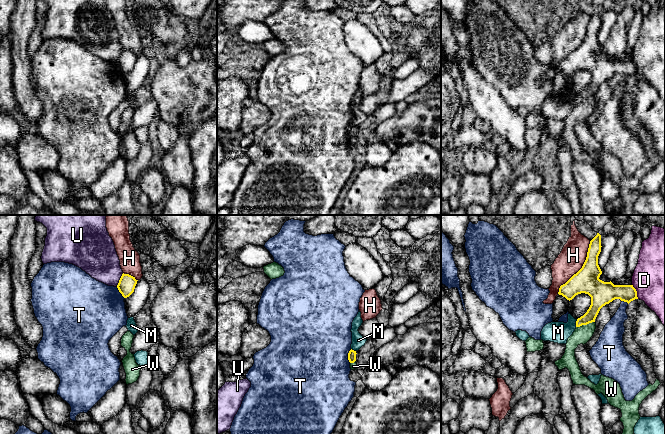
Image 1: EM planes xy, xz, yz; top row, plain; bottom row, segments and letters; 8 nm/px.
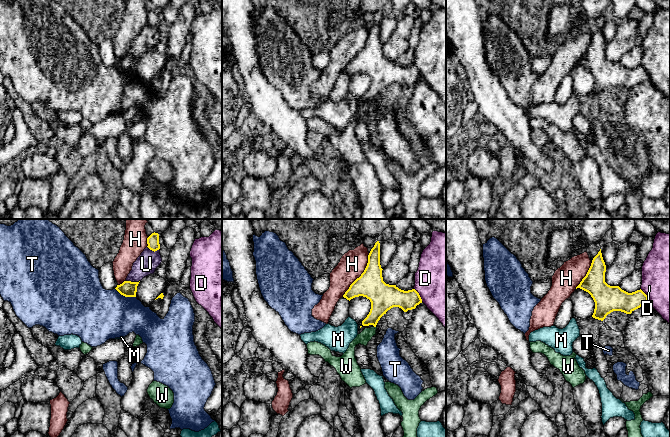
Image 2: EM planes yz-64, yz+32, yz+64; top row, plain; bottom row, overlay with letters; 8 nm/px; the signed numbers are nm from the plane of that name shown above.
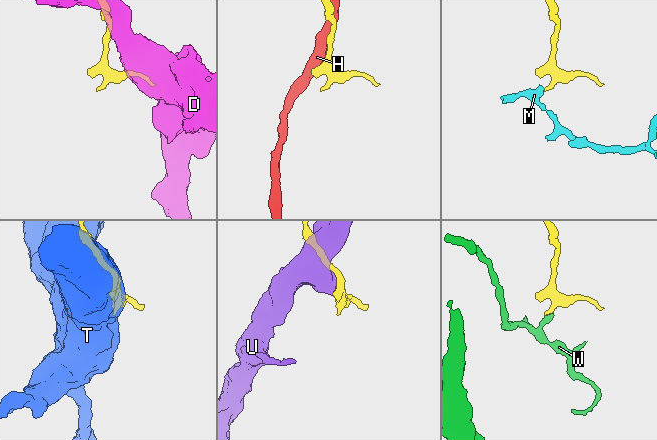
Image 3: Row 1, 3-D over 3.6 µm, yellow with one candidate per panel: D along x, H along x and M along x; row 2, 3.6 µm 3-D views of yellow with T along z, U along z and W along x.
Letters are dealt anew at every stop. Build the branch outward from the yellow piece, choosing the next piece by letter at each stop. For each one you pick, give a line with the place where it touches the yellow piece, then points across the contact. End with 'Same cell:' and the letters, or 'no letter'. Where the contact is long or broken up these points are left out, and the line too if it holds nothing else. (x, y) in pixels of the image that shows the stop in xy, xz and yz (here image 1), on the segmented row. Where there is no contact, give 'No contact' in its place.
W: Touches yellow at yz (585, 324). Path across: yz (600, 297), (585, 324), (585, 329), (581, 335)
Same cell: W

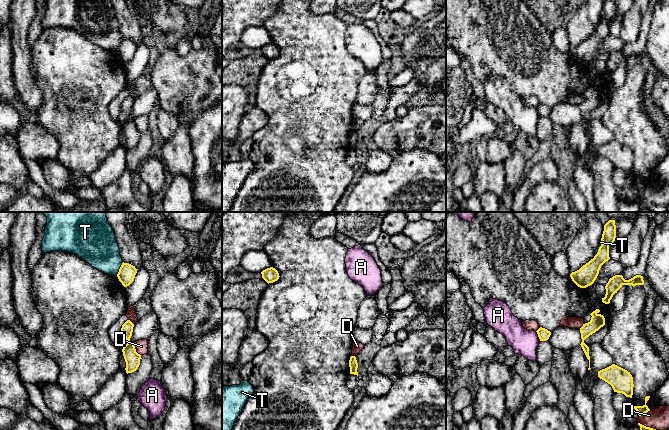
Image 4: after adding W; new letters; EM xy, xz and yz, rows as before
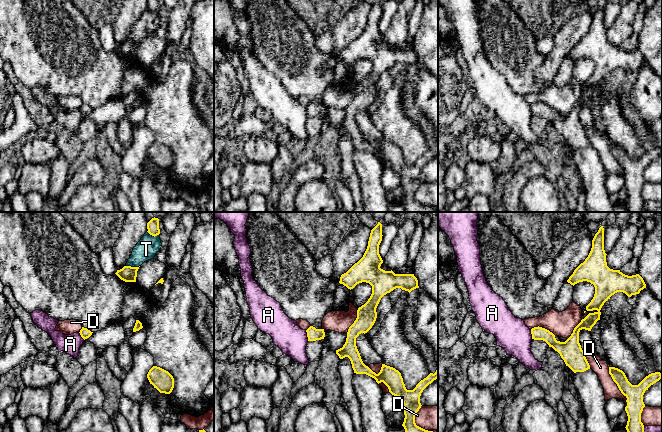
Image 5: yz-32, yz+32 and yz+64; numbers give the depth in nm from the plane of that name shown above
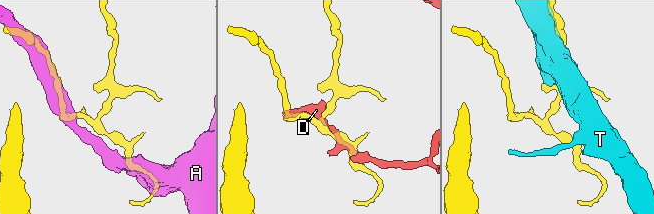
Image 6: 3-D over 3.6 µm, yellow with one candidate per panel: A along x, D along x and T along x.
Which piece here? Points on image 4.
Same cell: no letter

